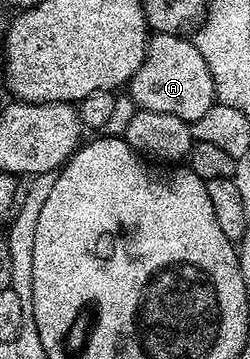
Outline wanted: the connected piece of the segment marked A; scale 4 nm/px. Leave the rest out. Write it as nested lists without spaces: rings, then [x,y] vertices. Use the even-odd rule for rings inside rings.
[[[153,33],[149,37],[142,68],[138,68],[138,72],[128,83],[126,90],[127,93],[132,93],[133,100],[137,102],[135,105],[139,109],[150,112],[170,112],[189,124],[196,122],[198,116],[210,112],[210,108],[217,101],[216,85],[210,76],[210,68],[206,68],[206,60],[202,60],[202,52],[198,52],[195,41],[179,34]]]

